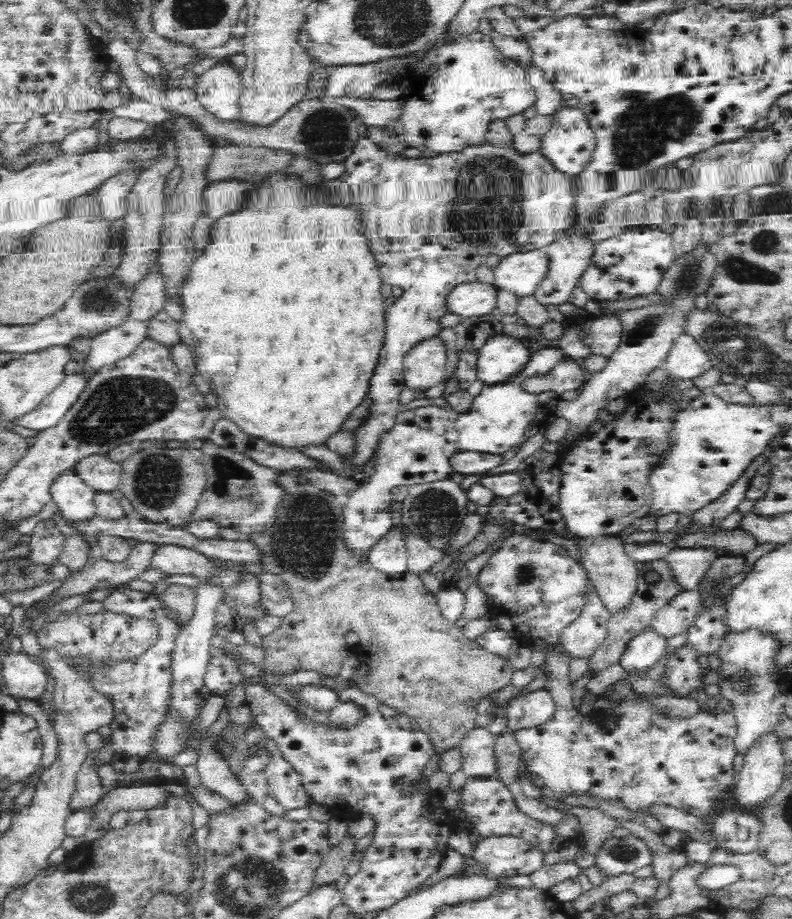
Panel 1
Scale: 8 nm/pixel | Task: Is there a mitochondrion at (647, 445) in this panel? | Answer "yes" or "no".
yes

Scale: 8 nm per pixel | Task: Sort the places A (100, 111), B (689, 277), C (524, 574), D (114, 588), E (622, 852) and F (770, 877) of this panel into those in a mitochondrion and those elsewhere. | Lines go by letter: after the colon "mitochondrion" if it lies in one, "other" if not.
A: other
B: mitochondrion
C: mitochondrion
D: other
E: mitochondrion
F: other

